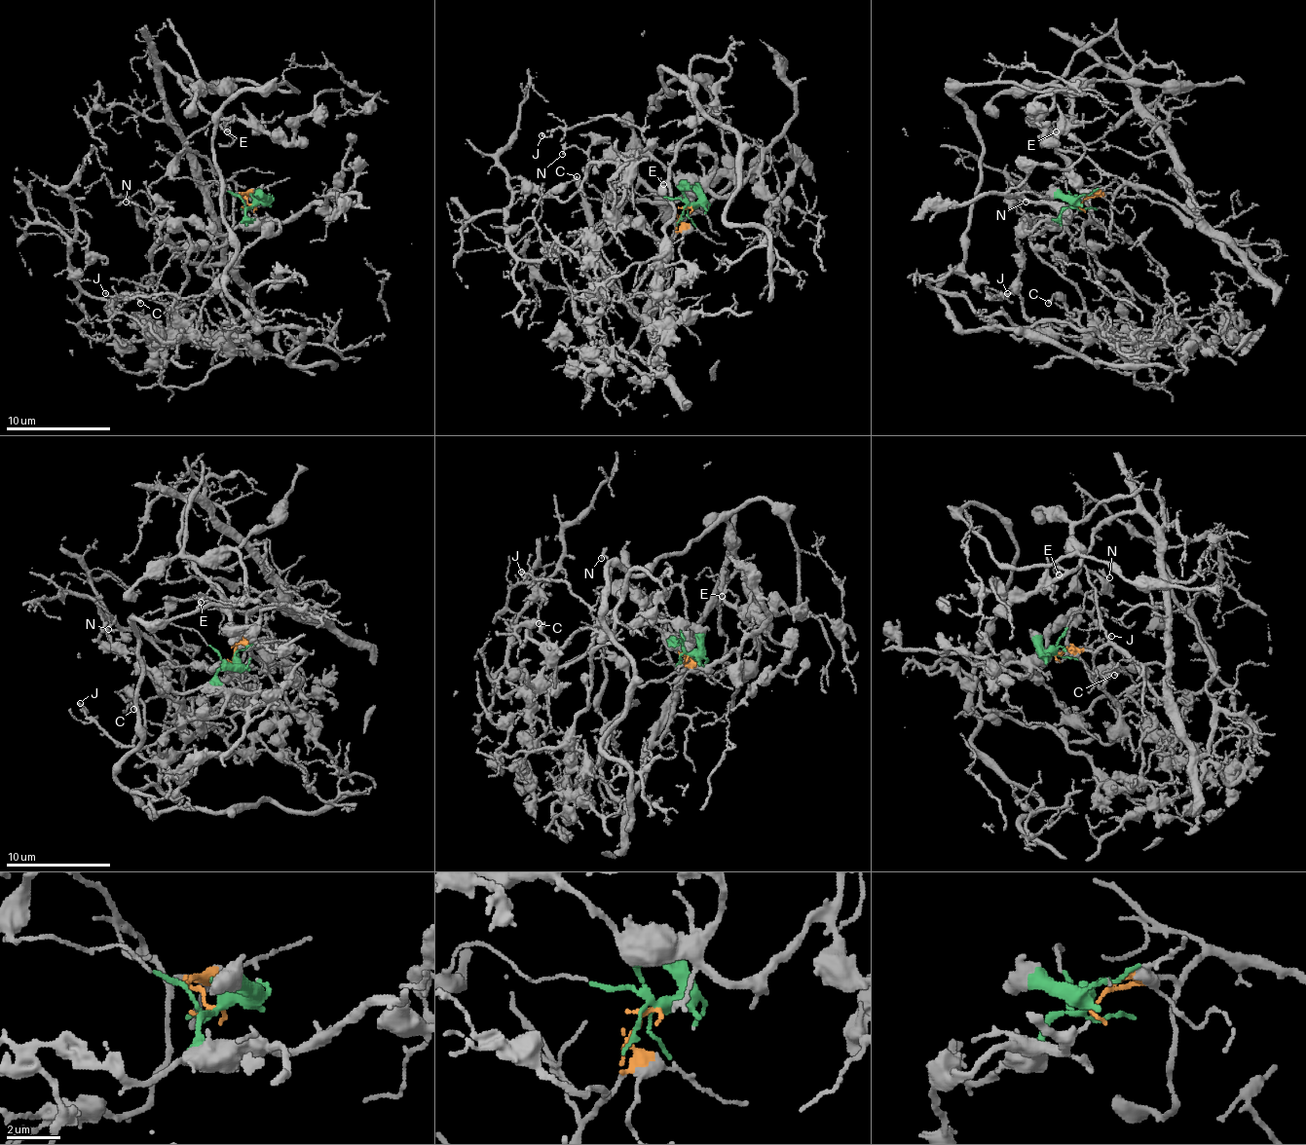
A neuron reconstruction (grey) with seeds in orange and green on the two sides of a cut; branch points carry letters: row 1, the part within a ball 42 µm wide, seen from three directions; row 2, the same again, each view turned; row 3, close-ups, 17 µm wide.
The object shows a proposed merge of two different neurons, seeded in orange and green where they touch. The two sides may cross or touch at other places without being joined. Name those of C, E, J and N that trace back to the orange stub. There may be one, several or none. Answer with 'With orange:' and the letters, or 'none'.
With orange: E

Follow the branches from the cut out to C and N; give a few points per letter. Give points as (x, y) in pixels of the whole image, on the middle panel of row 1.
C: (688, 207), (709, 152), (590, 163), (564, 202), (548, 194), (578, 175)
N: (688, 207), (683, 186), (649, 155), (604, 155), (596, 163), (578, 147), (562, 155)

